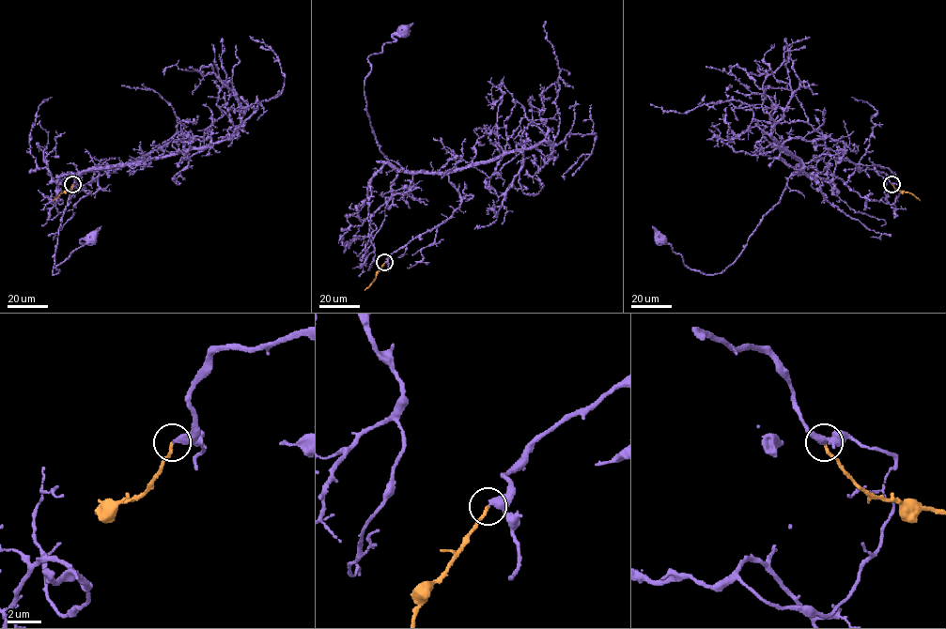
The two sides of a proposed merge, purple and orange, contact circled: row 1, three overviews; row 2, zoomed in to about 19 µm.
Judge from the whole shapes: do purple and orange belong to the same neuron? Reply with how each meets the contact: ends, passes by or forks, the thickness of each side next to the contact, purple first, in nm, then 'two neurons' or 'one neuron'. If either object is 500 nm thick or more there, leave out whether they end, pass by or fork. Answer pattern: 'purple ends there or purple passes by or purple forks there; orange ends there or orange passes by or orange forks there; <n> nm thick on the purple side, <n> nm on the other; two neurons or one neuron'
purple passes by; orange ends there; 280 nm thick on the purple side, 180 nm on the other; one neuron

